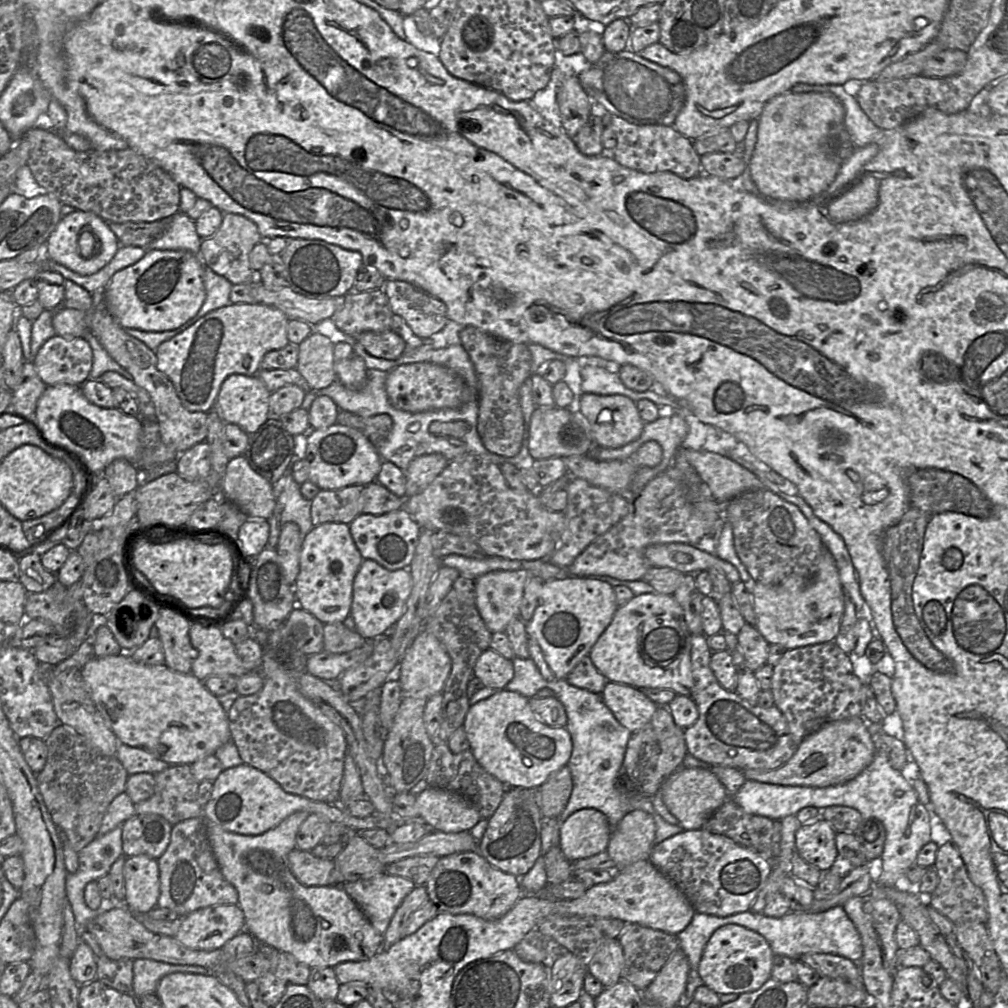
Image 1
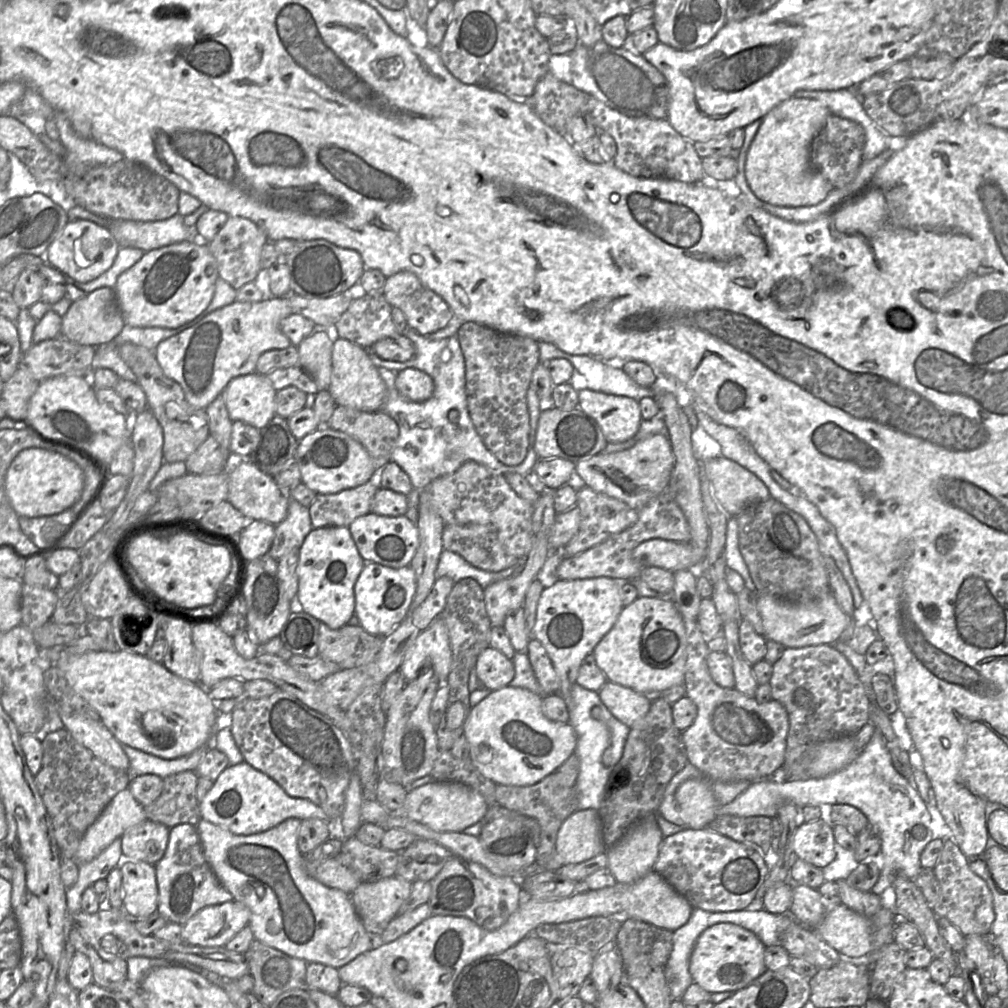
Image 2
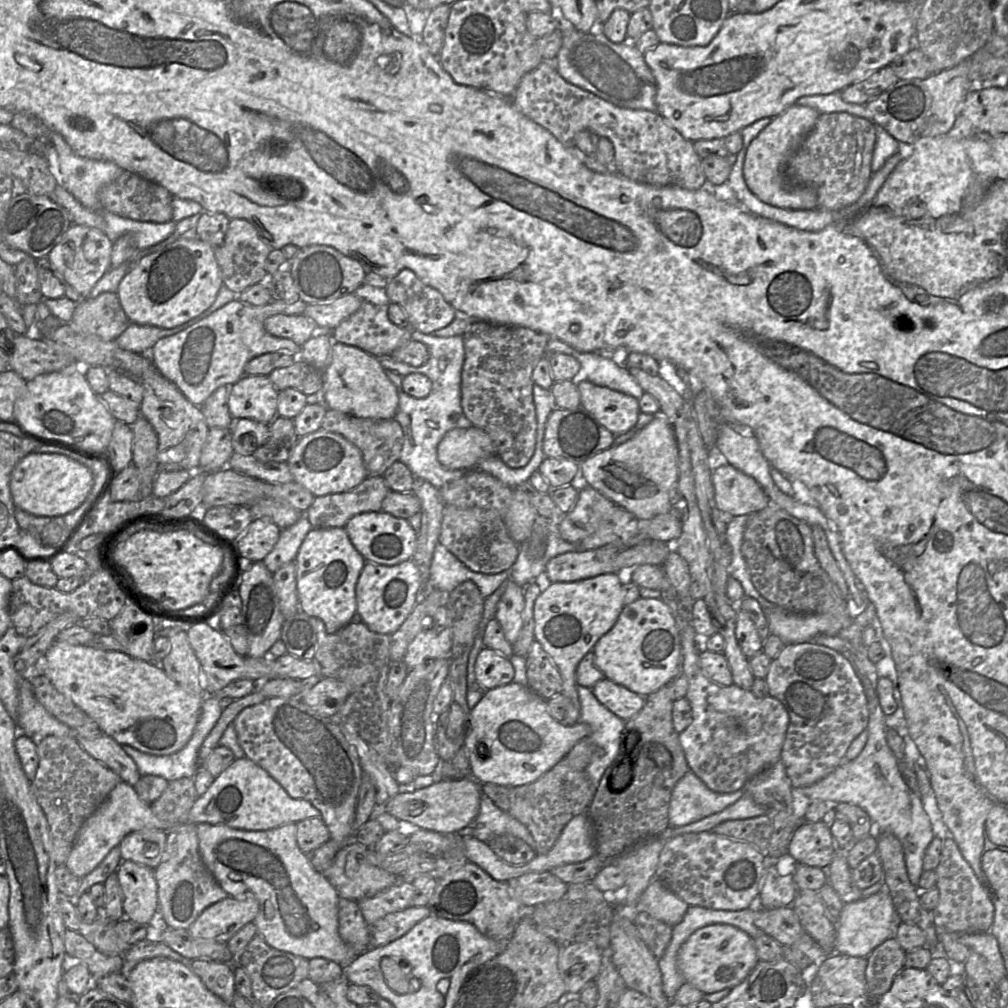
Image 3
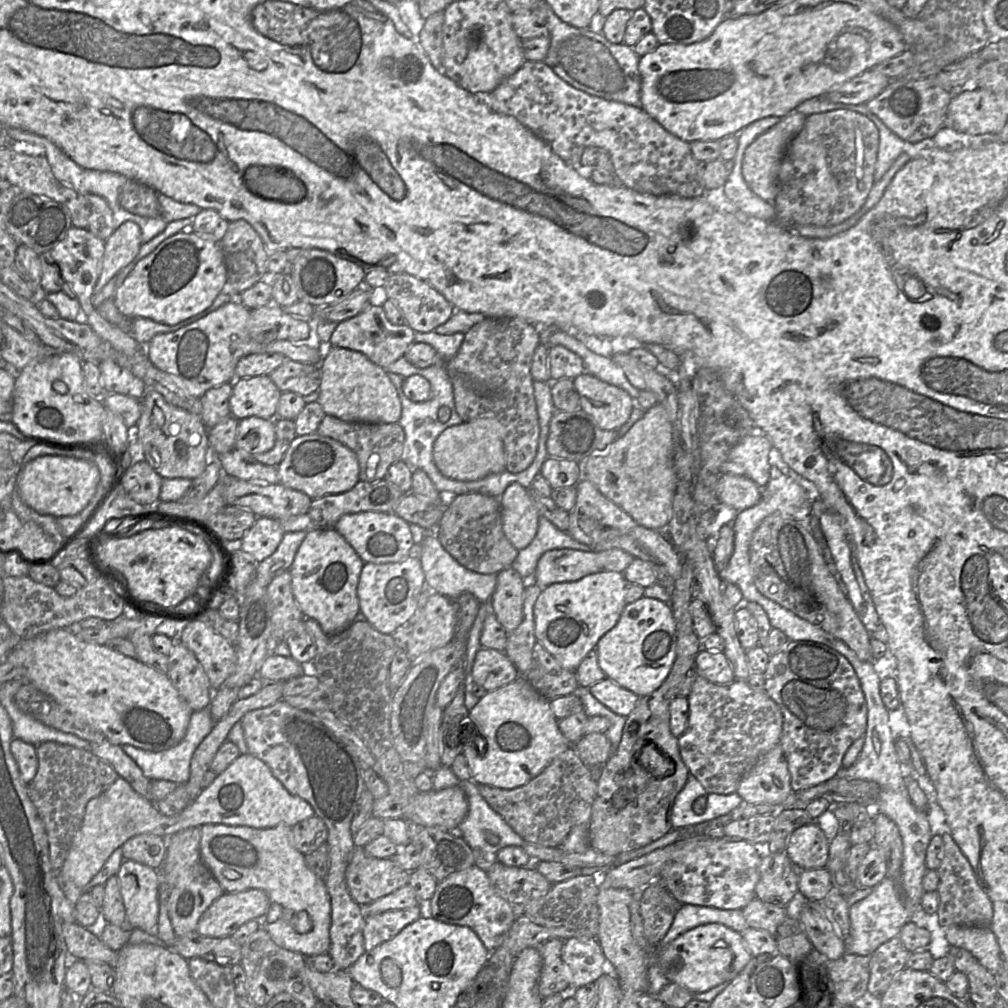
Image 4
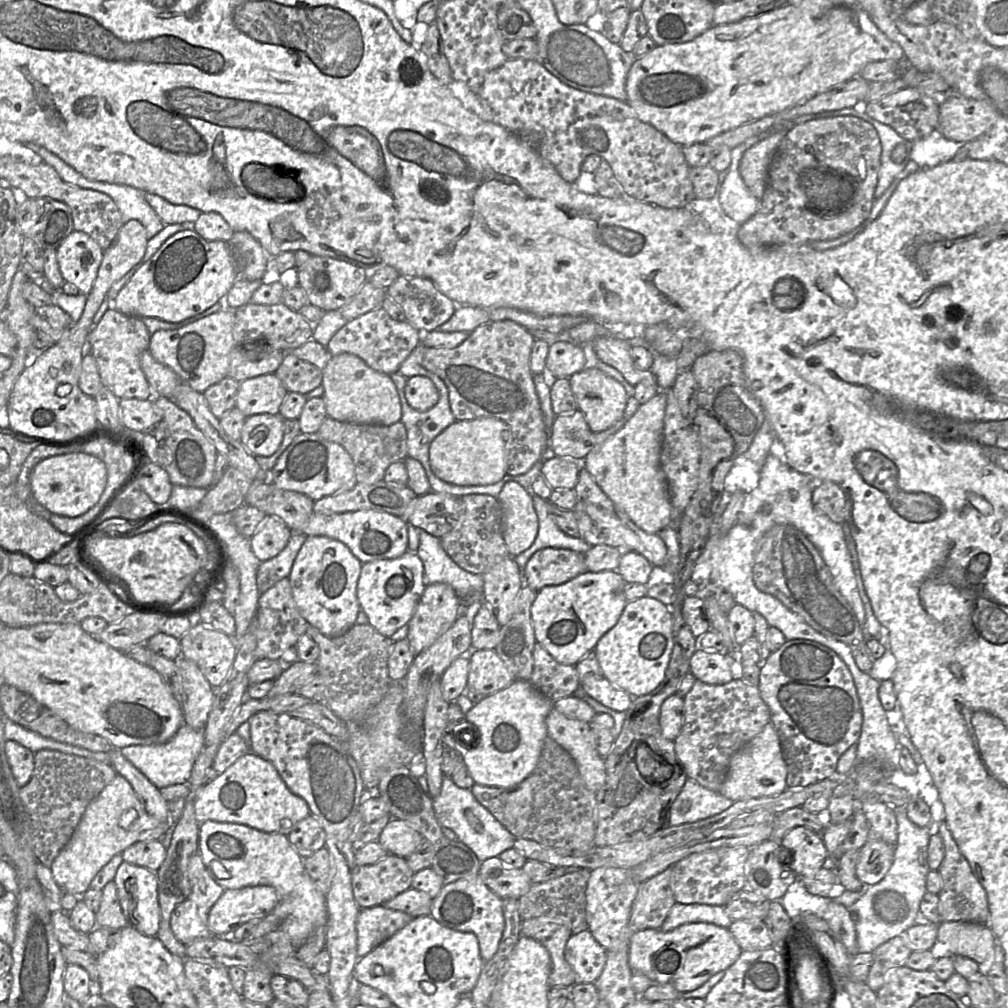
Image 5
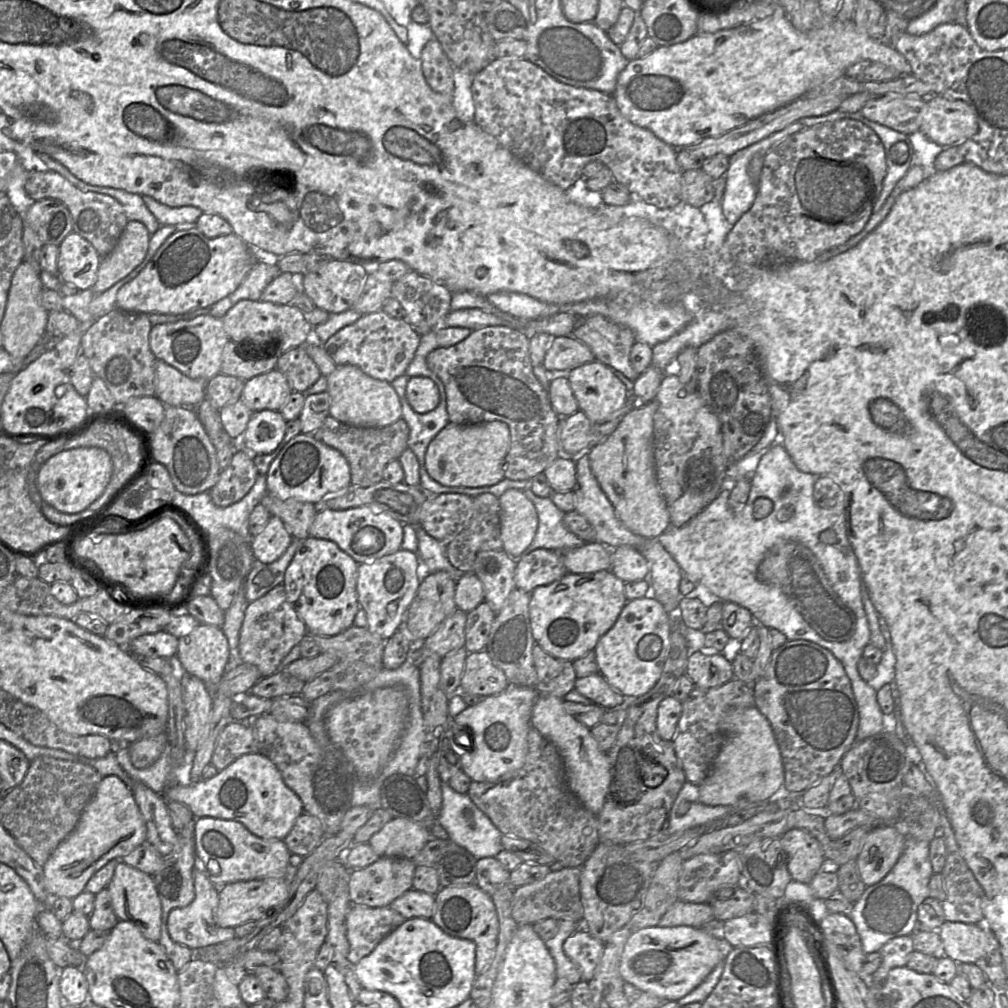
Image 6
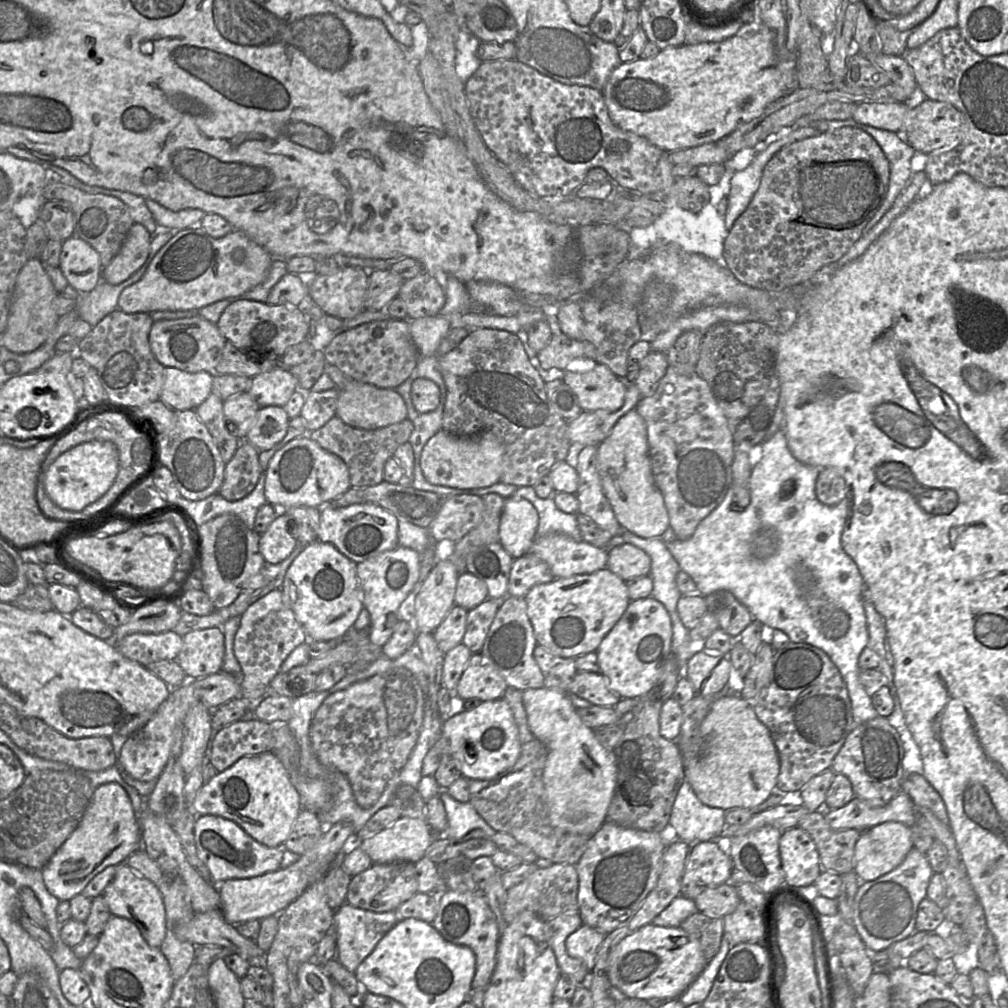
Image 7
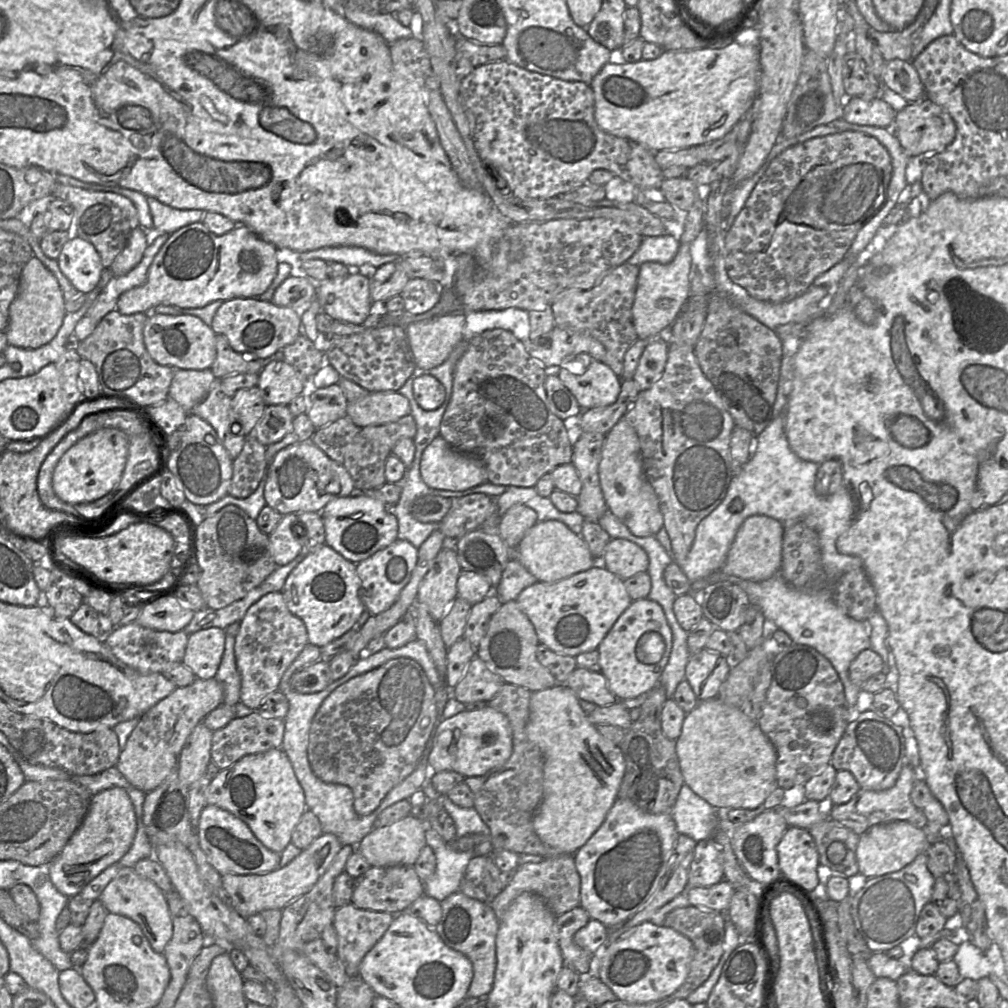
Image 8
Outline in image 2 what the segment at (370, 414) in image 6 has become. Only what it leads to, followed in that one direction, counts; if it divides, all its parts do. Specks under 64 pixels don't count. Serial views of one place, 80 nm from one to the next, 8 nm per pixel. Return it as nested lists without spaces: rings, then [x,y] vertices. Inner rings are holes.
[[[339,337],[334,341],[328,392],[336,406],[345,406],[362,412],[377,412],[382,409],[388,396],[388,388],[371,361],[368,350],[370,349],[364,349]]]

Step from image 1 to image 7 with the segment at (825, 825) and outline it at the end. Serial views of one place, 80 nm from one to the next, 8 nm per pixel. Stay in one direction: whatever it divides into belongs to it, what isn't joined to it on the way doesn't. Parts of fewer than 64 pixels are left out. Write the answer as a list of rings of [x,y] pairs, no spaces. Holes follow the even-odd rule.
[[[797,826],[783,831],[779,853],[786,884],[805,887],[815,883],[820,875],[820,856],[805,830]]]

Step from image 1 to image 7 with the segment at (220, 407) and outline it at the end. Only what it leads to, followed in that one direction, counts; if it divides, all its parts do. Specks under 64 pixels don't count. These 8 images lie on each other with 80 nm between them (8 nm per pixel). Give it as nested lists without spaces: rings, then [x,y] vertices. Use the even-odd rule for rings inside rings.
[[[280,364],[252,378],[249,393],[260,408],[267,406],[283,407],[292,394],[298,390],[295,376]]]

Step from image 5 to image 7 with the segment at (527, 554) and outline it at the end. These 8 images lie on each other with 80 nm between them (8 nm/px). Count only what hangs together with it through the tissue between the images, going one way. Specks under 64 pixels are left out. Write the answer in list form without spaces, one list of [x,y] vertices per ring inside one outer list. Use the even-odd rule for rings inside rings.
[[[532,486],[518,487],[511,498],[522,498],[532,503],[538,513],[537,537],[561,532],[576,541],[582,540],[576,513],[565,513],[557,508],[552,497],[540,498]]]

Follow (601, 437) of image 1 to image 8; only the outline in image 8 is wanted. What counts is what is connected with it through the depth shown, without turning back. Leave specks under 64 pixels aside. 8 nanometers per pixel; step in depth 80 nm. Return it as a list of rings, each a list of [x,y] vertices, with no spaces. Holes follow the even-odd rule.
[[[584,353],[576,355],[571,361],[582,362],[585,372],[576,375],[560,367],[557,376],[583,410],[608,406],[617,400],[621,380],[608,365]]]

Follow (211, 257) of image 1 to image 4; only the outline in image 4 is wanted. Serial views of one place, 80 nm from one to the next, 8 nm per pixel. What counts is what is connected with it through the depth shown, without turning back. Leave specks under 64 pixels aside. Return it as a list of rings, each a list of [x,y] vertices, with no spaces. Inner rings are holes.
[[[229,222],[219,245],[227,270],[226,290],[230,294],[241,294],[257,282],[268,280],[269,253],[248,222]]]

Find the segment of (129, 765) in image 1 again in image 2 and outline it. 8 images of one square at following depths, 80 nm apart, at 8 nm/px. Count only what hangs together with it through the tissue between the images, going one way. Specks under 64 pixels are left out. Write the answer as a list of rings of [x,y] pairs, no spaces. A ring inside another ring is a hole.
[[[122,745],[122,748],[130,761],[128,774],[131,781],[132,778],[144,774],[156,774],[164,779],[186,770],[195,771],[210,747],[205,745],[186,756],[175,759],[164,759],[128,745]]]

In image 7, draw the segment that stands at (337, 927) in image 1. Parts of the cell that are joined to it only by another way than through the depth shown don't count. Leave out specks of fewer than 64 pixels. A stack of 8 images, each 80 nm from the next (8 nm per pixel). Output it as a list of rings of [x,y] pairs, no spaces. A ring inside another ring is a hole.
[[[215,815],[197,816],[195,840],[200,859],[207,866],[213,884],[232,878],[251,878],[281,868],[284,848],[268,847],[251,837],[236,822]]]

